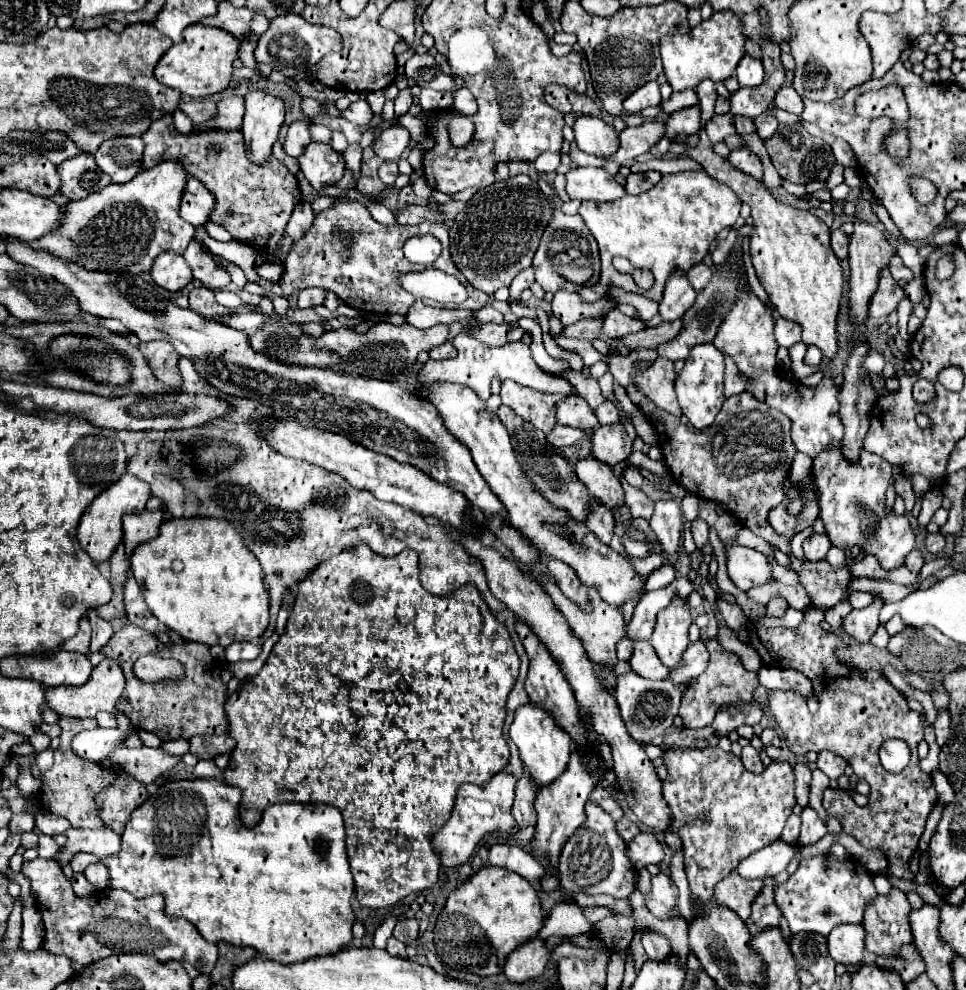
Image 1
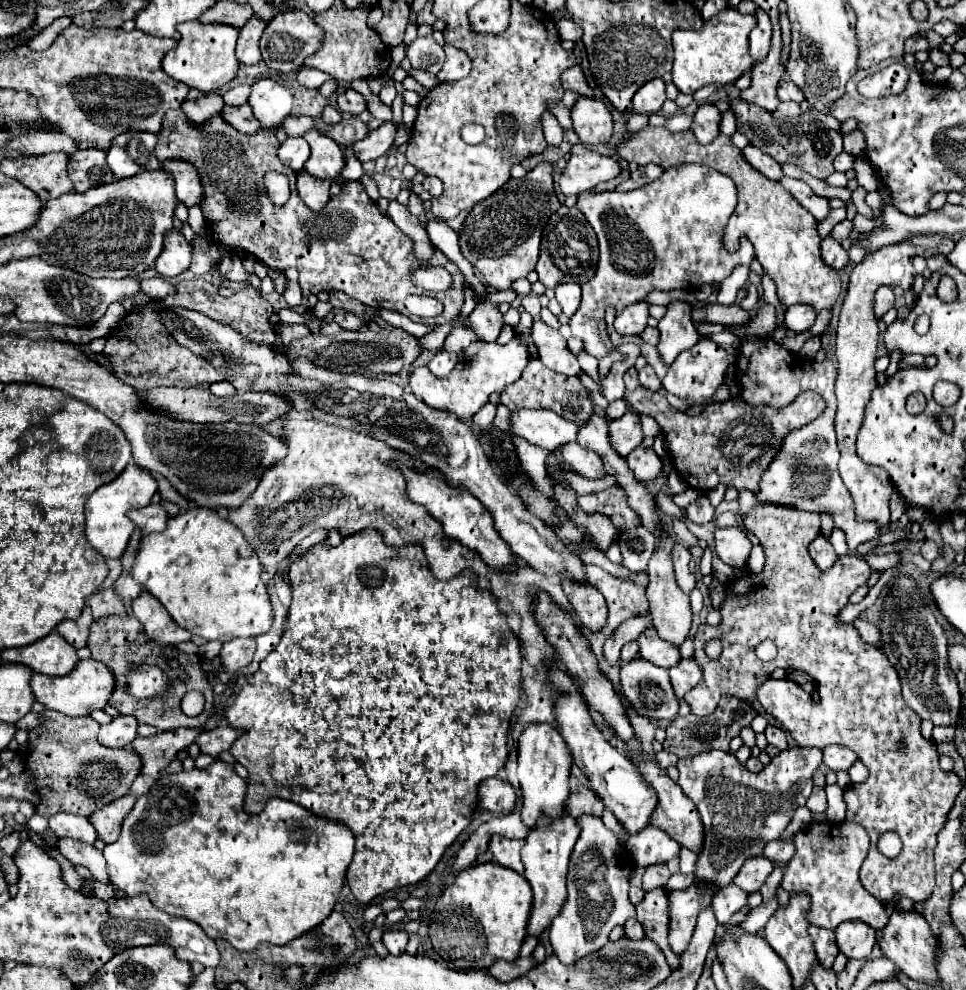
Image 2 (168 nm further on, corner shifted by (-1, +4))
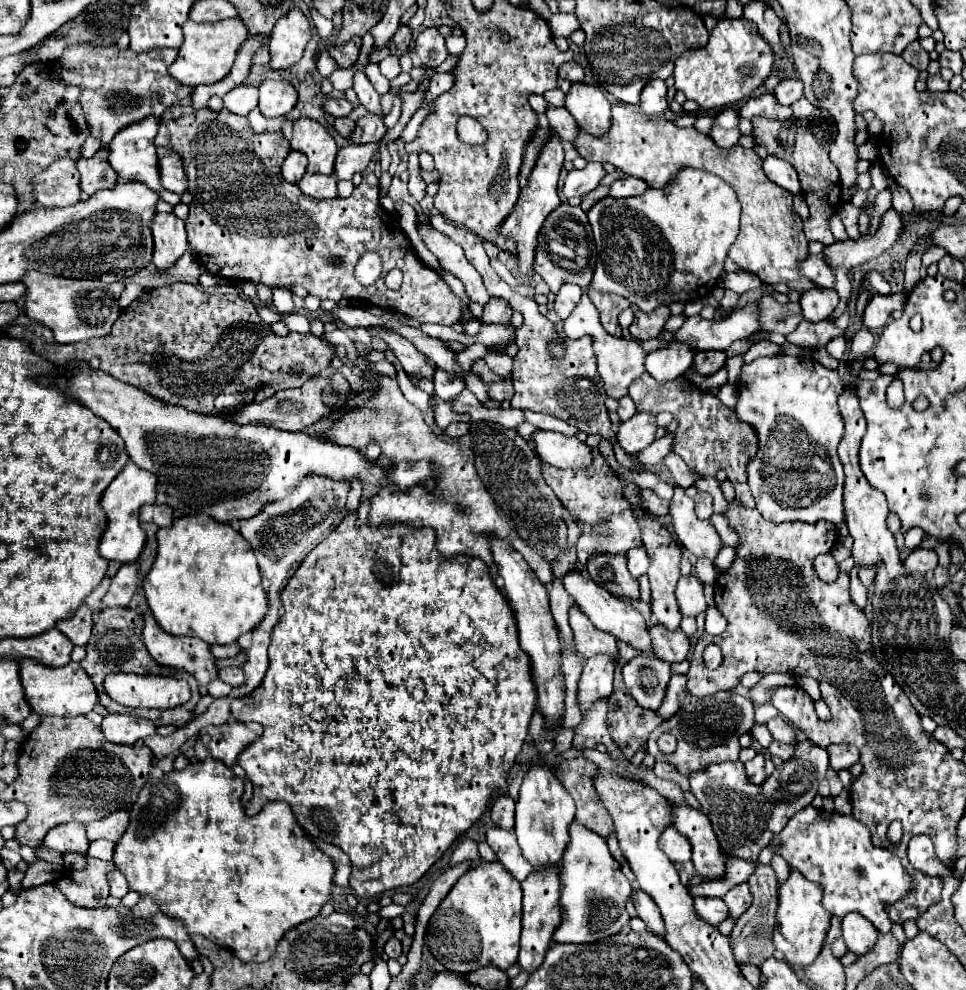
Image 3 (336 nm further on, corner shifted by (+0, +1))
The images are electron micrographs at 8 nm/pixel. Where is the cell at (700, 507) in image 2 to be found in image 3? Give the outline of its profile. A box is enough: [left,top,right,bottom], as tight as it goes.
[695,493,713,519]

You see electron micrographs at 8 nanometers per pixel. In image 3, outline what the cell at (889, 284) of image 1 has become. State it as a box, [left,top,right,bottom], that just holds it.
[863,293,905,329]

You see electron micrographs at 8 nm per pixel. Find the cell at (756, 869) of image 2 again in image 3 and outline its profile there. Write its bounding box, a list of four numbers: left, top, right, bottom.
[723,883,753,919]

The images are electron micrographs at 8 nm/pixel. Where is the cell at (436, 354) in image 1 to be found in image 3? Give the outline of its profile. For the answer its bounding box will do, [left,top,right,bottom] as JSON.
[433,369,465,401]

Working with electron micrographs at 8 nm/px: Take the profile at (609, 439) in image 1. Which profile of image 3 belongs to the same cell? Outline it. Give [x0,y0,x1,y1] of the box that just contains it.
[617,413,657,455]

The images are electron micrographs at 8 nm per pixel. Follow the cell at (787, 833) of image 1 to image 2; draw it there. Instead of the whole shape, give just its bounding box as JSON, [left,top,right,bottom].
[766,838,794,866]

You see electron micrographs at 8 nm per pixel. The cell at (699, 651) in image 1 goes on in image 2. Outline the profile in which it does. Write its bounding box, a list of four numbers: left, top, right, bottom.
[670,658,702,698]

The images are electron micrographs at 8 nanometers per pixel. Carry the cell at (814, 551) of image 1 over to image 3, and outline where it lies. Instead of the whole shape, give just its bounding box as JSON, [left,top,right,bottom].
[815,553,839,583]

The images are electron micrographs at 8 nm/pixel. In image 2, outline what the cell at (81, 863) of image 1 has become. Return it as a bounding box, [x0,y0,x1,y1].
[102,760,354,952]

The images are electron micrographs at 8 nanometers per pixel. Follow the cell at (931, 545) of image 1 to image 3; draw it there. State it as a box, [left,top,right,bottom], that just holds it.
[903,549,937,573]

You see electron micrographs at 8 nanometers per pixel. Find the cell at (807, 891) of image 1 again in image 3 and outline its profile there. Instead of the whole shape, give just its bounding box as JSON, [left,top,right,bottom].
[771,805,913,931]

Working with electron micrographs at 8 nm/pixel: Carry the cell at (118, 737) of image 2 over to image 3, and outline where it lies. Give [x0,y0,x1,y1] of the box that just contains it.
[101,713,157,745]

